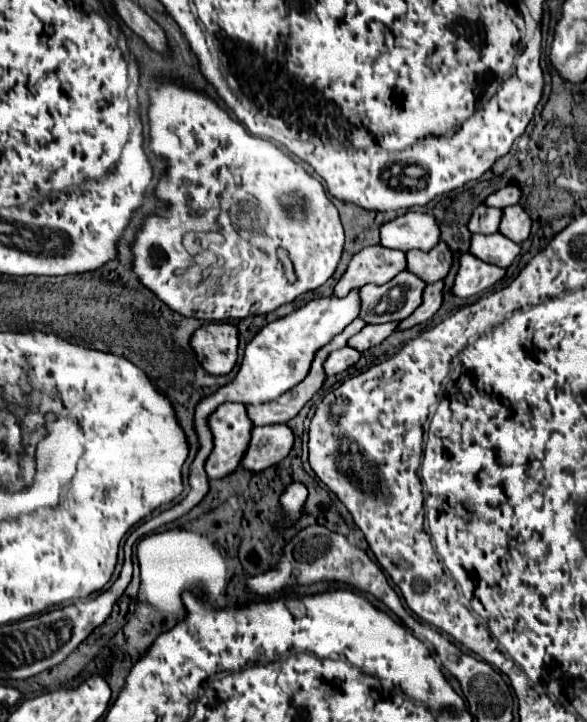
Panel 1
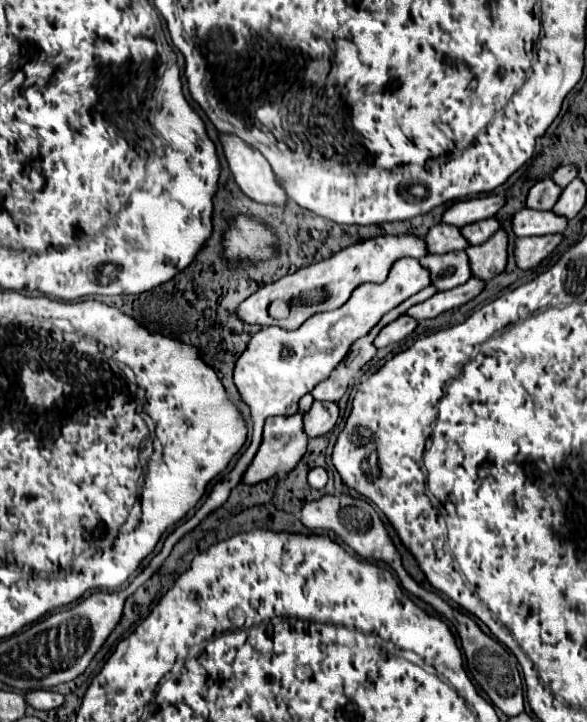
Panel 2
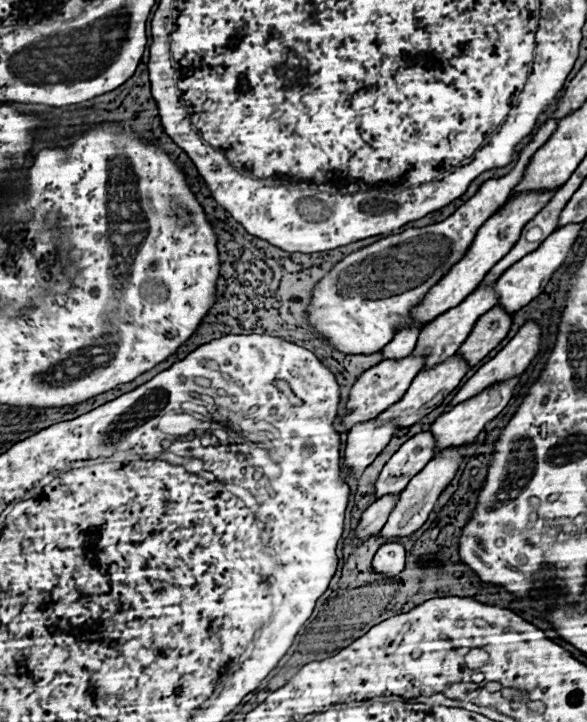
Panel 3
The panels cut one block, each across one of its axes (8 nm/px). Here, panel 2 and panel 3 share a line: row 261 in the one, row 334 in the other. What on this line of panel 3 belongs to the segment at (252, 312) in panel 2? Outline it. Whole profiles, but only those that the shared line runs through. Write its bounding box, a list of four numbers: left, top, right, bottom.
[308,120,558,354]

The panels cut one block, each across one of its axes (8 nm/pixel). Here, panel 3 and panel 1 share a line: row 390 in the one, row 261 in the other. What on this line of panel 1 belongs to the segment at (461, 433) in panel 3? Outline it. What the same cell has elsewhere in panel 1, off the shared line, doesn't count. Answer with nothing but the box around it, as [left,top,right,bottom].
[468,234,520,268]

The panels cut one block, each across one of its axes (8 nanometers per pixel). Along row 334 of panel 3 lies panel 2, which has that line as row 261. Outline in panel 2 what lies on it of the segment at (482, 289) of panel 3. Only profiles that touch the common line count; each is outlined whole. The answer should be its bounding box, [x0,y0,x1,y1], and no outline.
[420,250,470,290]

